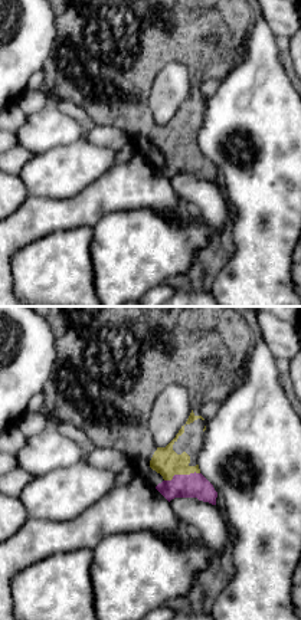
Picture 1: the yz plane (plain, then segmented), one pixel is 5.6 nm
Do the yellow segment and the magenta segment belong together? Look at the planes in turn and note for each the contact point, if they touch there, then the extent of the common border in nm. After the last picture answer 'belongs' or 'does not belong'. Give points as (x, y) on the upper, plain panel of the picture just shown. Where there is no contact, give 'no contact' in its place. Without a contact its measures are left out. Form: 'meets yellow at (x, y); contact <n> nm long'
meets yellow at (182, 151); contact 200 nm long

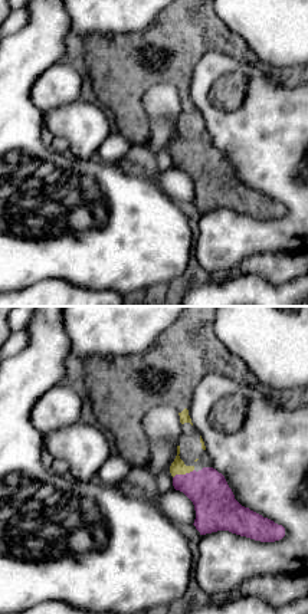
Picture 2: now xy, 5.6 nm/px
meets yellow at (183, 151); contact 130 nm long

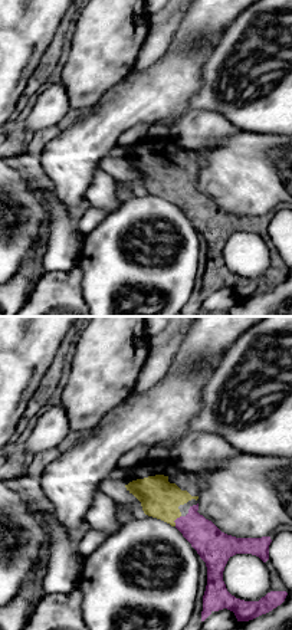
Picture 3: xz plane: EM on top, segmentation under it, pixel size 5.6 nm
meets yellow at (174, 197); contact 70 nm long

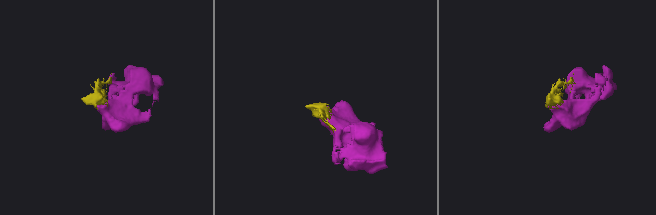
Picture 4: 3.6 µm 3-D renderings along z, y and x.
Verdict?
belongs

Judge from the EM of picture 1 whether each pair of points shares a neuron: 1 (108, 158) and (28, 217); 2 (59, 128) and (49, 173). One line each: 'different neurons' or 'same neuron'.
1: different neurons
2: different neurons

